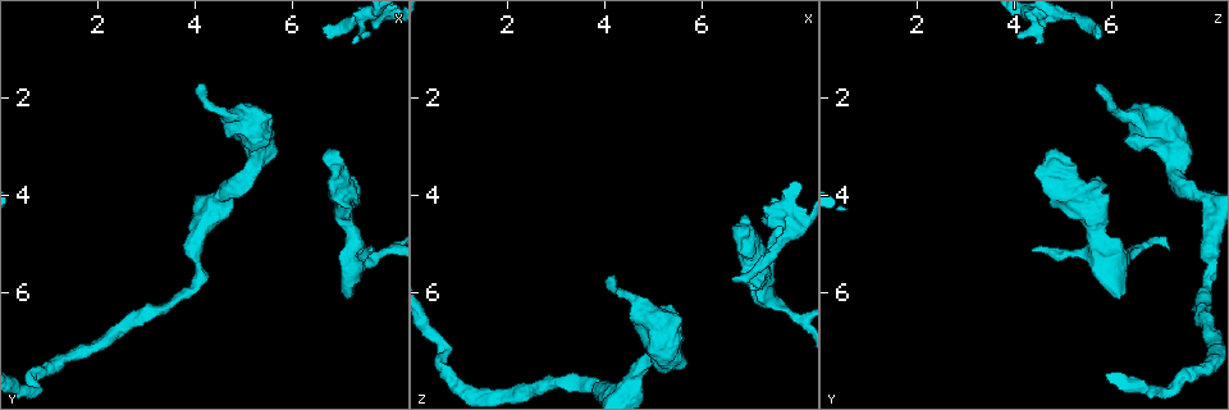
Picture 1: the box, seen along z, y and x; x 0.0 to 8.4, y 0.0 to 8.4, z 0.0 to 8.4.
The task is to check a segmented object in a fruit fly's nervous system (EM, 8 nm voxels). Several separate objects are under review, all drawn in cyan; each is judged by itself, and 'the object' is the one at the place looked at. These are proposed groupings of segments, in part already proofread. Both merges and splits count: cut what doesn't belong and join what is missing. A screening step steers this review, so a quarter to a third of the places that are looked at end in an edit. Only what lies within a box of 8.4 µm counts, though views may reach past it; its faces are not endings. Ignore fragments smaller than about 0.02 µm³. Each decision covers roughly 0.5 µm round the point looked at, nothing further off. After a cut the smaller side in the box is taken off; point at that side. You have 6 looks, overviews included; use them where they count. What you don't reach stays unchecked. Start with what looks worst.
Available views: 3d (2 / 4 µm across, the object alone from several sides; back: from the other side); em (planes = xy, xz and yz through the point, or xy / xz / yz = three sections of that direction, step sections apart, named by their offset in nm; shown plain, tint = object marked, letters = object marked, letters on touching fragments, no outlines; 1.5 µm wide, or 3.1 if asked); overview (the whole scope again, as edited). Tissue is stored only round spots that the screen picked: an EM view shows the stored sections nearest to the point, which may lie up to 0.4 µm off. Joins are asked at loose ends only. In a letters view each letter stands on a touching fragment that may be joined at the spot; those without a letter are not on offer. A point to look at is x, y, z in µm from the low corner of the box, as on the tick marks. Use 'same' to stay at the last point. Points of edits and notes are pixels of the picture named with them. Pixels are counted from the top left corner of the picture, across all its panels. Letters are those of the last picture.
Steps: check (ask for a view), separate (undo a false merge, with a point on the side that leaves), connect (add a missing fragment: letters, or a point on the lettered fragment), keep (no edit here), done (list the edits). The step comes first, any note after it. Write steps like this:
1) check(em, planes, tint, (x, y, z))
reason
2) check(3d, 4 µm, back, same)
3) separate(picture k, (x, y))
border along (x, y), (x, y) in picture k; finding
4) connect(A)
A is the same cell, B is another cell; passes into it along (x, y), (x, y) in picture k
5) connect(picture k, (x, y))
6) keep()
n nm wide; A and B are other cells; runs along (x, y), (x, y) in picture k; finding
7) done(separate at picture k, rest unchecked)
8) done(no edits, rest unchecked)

check(em, planes, letters, (6.65, 0.70, 5.75))
thin end

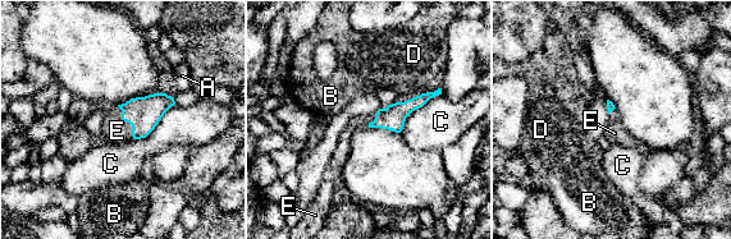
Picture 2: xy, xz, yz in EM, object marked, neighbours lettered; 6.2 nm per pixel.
connect(E)
C touches over 360 nm; E is the same cell, A, B, C and D are other cells; the neuron continues

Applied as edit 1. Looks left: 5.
check(em, yz, step 8, tint, (7.50, 0.75, 4.05))
an open end

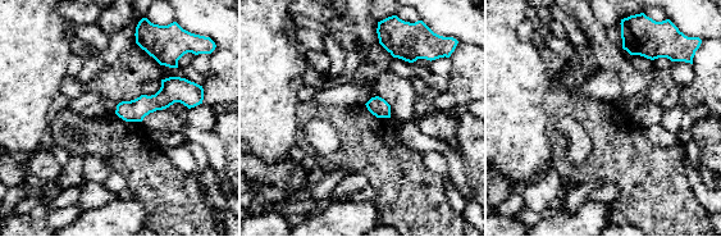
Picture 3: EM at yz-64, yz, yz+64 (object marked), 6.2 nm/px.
check(em, xz, step 8, tint, same)
another direction

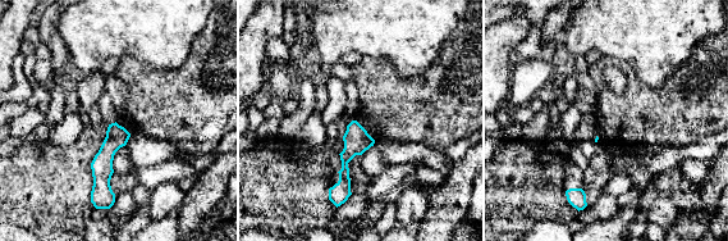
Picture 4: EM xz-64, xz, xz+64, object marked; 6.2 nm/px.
check(em, xz, step 8, letters, same)
what lies round it

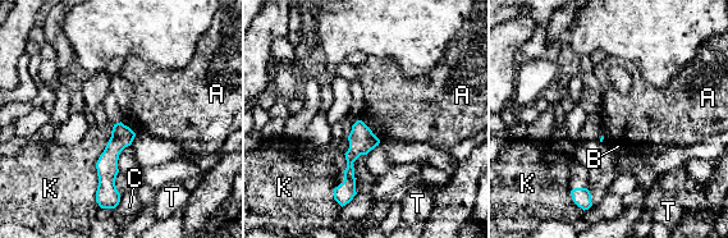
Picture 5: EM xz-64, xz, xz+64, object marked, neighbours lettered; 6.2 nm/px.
keep()
A, B, C, K and T are other cells; border along (361, 120), (380, 140) in picture 5; no lettered fragment goes on from it

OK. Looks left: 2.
check(3d, 2 µm, (7.25, 6.00, 6.25))
stops while still wide

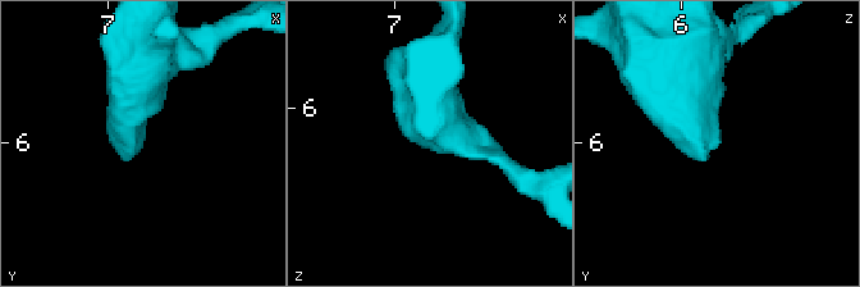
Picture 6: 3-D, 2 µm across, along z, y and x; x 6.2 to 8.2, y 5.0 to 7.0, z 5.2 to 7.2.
check(em, planes, letters, (7.22, 5.96, 6.28))
shape alone is not enough

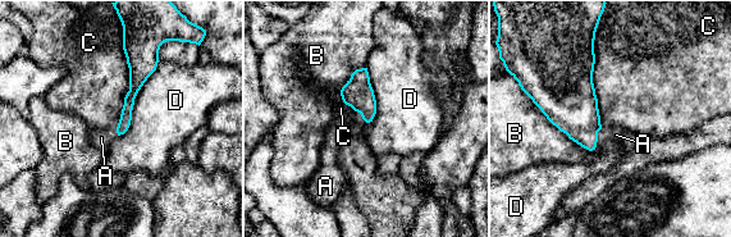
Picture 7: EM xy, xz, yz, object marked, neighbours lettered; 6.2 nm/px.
connect(A)
A is the same cell, B, C and D are other cells; passes into it along (357, 92), (359, 112), (341, 128) in picture 7; the neuron continues

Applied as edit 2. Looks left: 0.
done(connect at picture 2, connect at picture 7, rest unchecked)

